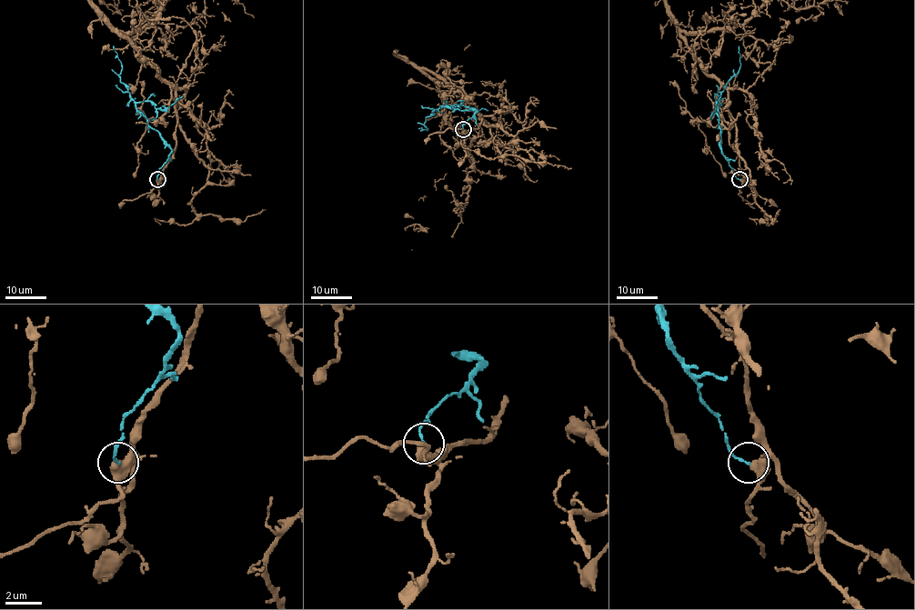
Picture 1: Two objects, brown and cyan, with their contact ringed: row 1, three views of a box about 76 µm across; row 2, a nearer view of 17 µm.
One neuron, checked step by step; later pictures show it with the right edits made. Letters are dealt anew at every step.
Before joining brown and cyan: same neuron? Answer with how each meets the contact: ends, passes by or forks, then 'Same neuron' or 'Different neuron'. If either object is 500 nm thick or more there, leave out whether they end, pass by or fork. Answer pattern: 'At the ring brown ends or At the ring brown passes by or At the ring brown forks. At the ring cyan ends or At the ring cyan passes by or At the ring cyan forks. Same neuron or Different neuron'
At the ring brown passes by. At the ring cyan ends. Different neuron

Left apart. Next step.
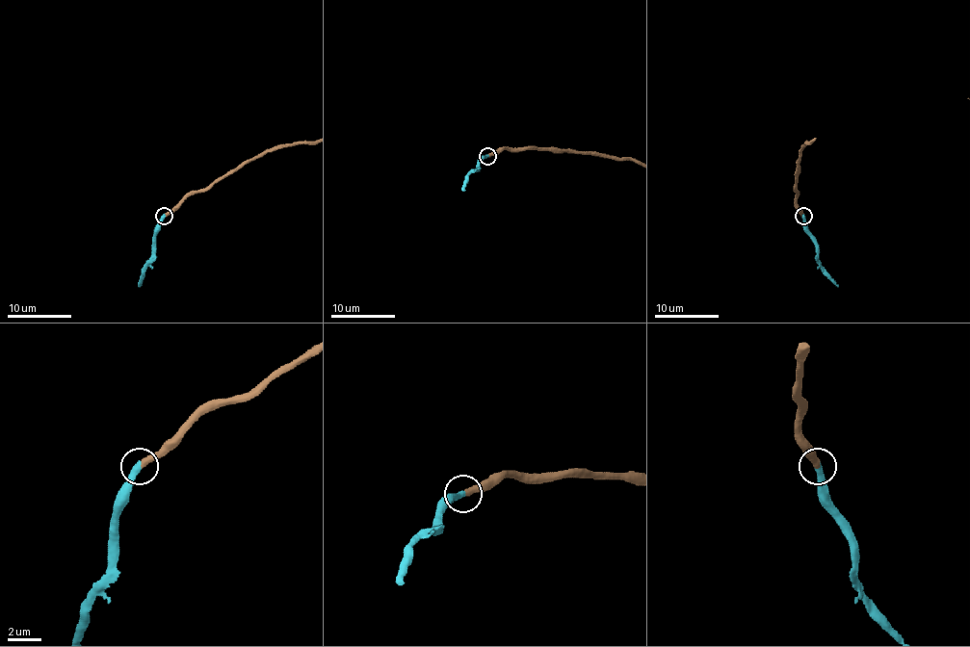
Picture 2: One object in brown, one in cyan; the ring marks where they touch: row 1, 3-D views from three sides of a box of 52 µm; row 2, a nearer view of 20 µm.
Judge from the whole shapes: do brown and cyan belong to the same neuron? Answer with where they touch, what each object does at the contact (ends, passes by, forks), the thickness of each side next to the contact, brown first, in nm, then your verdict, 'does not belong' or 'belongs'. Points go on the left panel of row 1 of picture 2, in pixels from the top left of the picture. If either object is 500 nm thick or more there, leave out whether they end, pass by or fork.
place (164, 216); brown ends; cyan ends; calibres 360 and 420 nm; belongs

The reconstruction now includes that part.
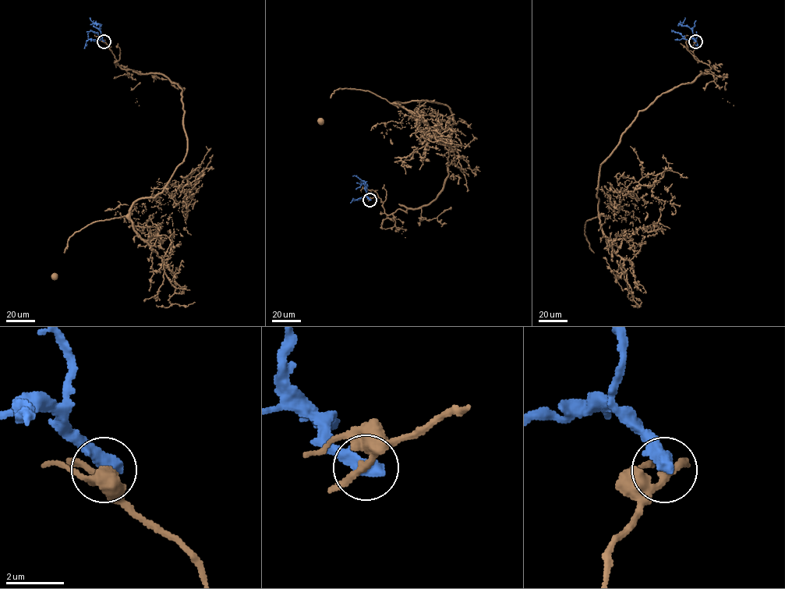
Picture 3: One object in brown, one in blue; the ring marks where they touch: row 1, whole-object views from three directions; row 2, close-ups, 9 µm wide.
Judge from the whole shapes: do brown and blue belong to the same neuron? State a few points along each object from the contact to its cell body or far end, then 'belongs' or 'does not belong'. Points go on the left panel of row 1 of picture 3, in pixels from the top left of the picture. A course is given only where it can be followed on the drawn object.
brown runs (104, 41), (122, 69), (164, 74), (182, 89), (187, 151), (161, 192), (76, 231), (53, 274); blue runs (104, 41), (100, 24), (93, 23), (89, 17); does not belong

